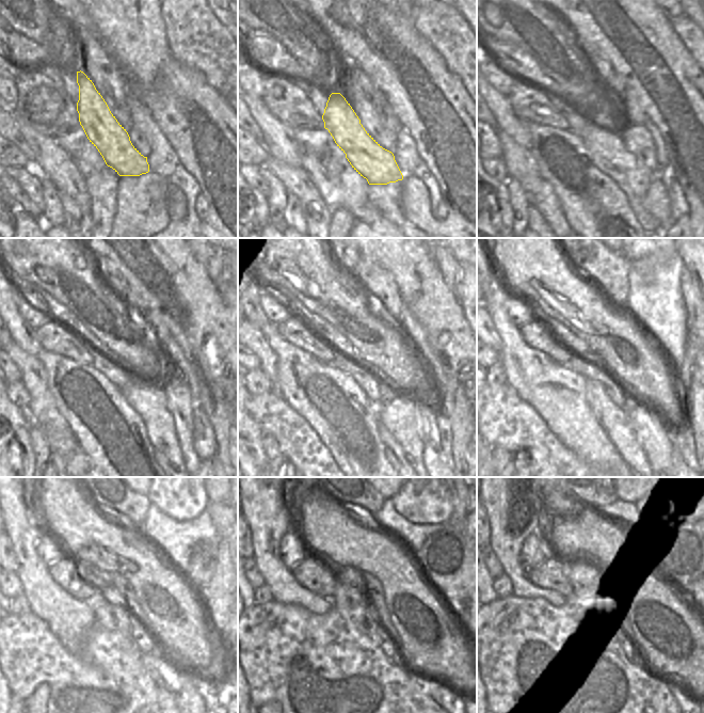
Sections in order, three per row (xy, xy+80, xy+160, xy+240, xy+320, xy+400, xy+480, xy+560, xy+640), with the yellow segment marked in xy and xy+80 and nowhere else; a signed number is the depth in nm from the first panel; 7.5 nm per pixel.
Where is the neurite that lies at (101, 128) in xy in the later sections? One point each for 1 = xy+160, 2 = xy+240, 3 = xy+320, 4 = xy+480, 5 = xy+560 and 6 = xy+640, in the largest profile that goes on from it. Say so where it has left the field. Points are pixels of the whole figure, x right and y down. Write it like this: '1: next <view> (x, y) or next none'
1: next xy+160 (605, 146)
2: next xy+240 (148, 400)
3: next xy+320 (397, 415)
4: next xy+480 (189, 694)
5: next none
6: next none

